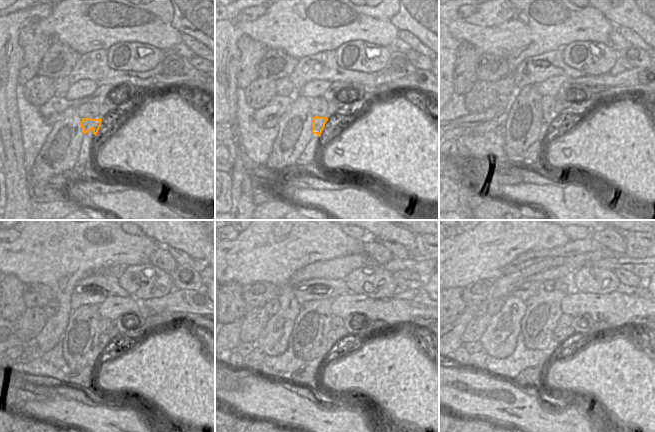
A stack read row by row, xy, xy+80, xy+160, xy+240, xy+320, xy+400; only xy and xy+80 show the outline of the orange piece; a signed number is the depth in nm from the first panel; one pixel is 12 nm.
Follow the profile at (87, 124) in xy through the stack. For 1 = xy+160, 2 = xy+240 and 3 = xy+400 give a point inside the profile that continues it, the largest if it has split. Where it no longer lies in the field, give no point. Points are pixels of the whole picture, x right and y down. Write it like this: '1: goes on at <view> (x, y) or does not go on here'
1: goes on at xy+160 (548, 118)
2: goes on at xy+240 (103, 340)
3: goes on at xy+400 (559, 336)

